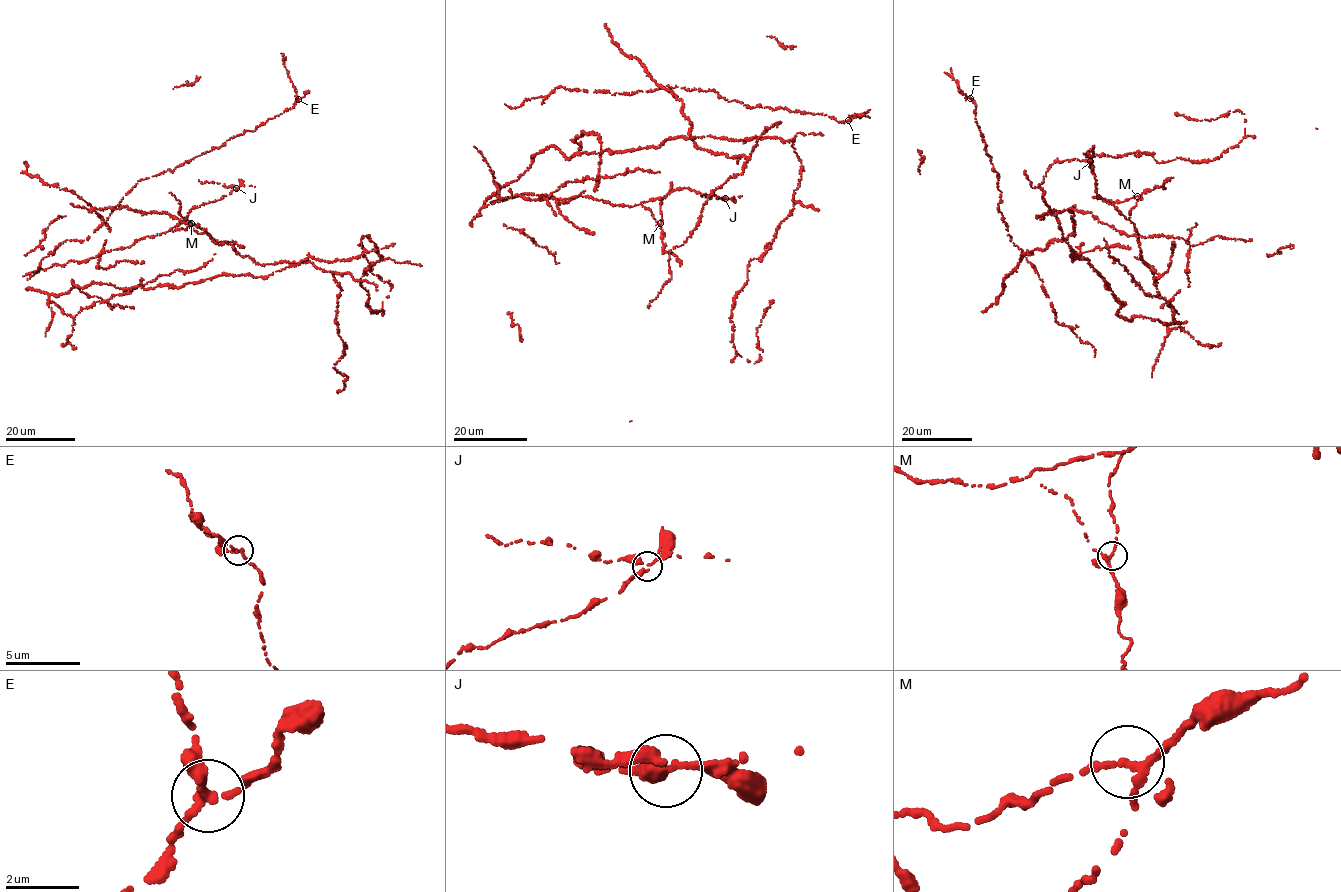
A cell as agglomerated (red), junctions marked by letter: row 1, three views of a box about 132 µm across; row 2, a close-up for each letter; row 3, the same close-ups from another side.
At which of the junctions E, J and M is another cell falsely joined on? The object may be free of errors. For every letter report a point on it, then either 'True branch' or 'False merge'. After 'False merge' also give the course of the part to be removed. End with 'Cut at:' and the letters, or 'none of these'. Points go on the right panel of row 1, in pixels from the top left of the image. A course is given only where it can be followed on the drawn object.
E: Place: (970, 98). False merge. Course of the part to remove: (970, 98), (959, 90), (950, 68)
J: Place: (1090, 161). True branch
M: Place: (1137, 196). True branch
Cut at: E

